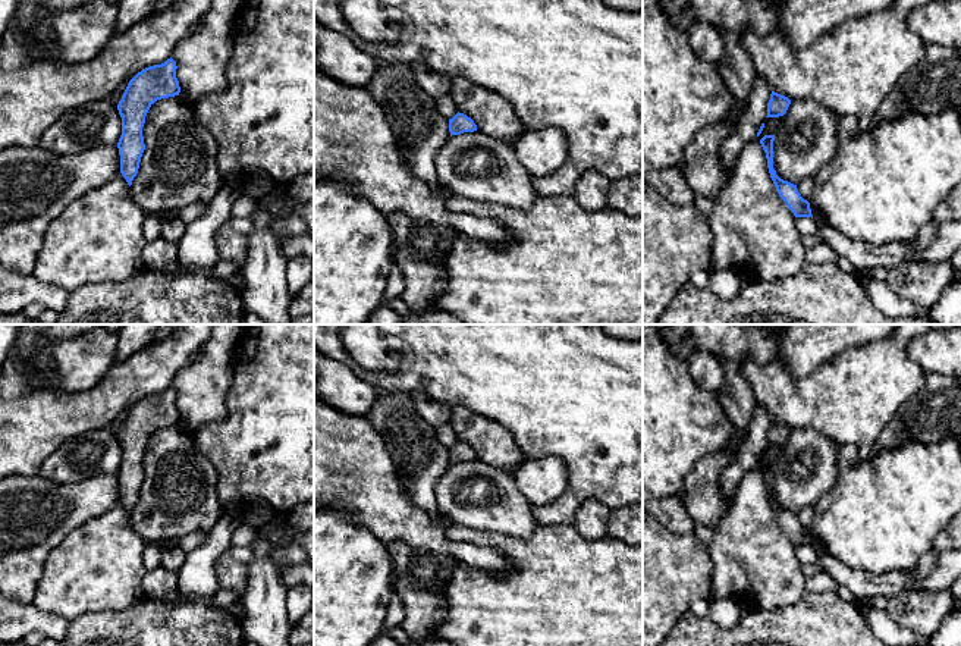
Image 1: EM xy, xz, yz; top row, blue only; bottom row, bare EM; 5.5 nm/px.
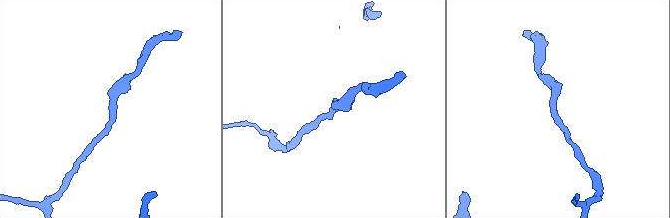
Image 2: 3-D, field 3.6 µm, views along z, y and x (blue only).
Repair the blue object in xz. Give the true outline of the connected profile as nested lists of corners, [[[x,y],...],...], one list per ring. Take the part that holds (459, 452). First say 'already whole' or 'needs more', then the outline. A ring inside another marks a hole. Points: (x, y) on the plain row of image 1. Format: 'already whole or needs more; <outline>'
already whole; [[[456,442],[452,448],[449,448],[449,461],[452,464],[461,464],[464,461],[477,460],[477,454],[471,446],[464,442]]]

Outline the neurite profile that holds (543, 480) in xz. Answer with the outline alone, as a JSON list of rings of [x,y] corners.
[[[559,457],[527,458],[512,474],[521,495],[534,507],[553,504],[568,490],[568,467]]]

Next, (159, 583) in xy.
[[[163,565],[147,571],[142,578],[142,590],[148,599],[164,599],[170,605],[182,605],[188,602],[201,602],[204,605],[213,606],[211,596],[208,598],[194,598],[182,599],[179,596],[179,578],[178,573],[166,570]]]

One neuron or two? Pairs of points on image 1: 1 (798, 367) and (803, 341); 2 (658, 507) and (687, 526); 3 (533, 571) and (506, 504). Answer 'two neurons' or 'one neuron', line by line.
1: one neuron
2: one neuron
3: two neurons

